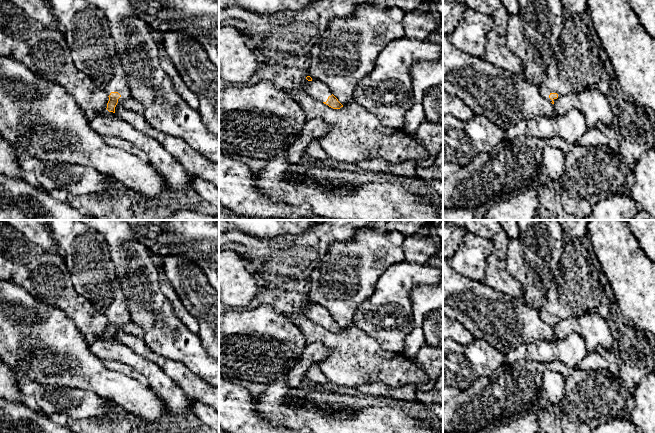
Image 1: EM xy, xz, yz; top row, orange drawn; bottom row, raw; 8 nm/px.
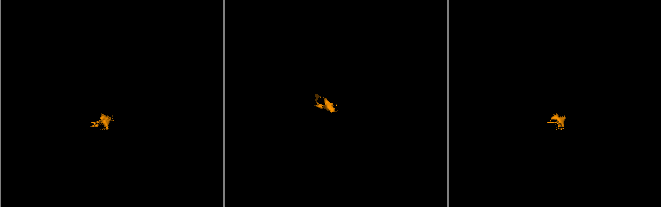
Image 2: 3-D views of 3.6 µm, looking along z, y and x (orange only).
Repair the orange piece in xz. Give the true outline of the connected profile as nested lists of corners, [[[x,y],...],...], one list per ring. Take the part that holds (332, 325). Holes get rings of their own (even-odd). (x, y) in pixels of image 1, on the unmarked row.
[[[308,296],[304,298],[302,307],[309,318],[321,324],[329,331],[333,333],[340,333],[341,331],[343,331],[338,323],[332,318],[330,312],[325,307],[311,302]]]

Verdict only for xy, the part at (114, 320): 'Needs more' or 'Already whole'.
Needs more

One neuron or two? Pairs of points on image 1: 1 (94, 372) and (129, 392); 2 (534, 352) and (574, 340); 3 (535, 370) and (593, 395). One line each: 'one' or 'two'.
1: one
2: one
3: one

